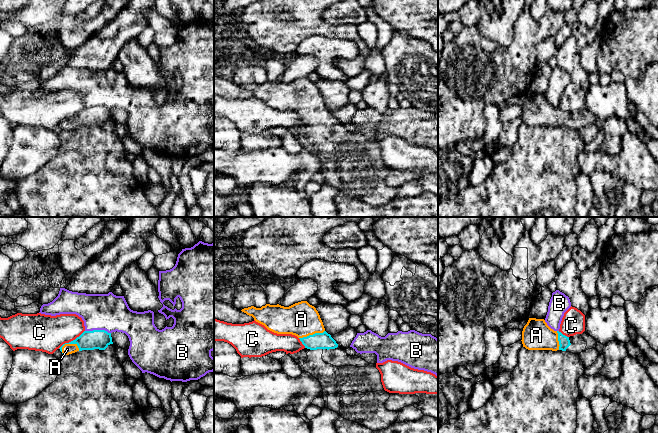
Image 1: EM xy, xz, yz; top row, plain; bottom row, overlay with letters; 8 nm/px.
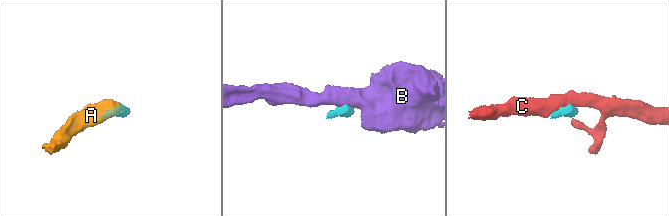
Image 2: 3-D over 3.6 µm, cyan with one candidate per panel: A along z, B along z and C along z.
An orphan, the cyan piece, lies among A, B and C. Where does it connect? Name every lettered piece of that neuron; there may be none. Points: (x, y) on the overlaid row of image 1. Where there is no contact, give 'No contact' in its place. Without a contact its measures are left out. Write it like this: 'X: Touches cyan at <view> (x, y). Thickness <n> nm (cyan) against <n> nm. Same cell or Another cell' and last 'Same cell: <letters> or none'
A: Touches cyan at xy (71, 343). Thickness 160 nm (cyan) against 90 nm. Same cell
B: Touches cyan at xy (98, 330). Thickness 160 nm (cyan) against 300 nm. Another cell
C: Touches cyan at xy (71, 341). Thickness 160 nm (cyan) against 300 nm. Another cell
Same cell: A

